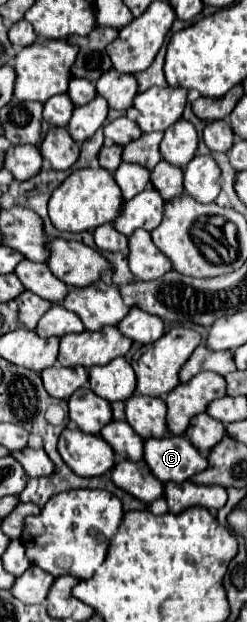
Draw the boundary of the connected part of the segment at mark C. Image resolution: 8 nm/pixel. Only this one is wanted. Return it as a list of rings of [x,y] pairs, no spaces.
[[[171,434],[165,438],[147,438],[143,458],[161,482],[185,482],[207,468],[207,458],[185,438]]]

